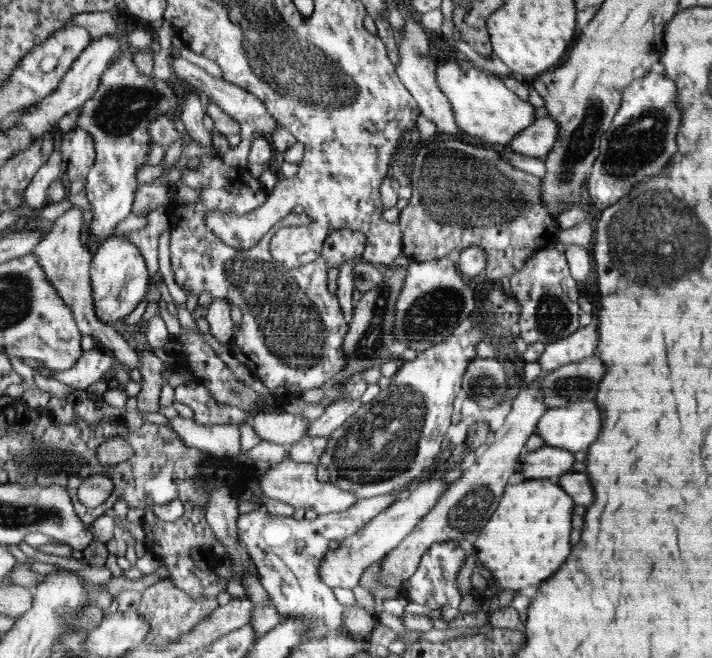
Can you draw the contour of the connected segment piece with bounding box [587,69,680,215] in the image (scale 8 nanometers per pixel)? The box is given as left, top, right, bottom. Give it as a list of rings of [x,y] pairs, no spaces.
[[[661,69],[652,71],[638,80],[633,80],[623,92],[618,112],[612,119],[612,126],[600,138],[599,154],[588,178],[587,206],[594,215],[612,204],[616,204],[637,183],[646,176],[658,176],[676,152],[676,136],[680,124],[678,112],[679,91],[676,82],[668,78]]]

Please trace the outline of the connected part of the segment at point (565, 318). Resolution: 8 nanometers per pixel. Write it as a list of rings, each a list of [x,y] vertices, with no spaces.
[[[556,242],[536,251],[522,269],[512,273],[509,280],[513,294],[522,305],[518,324],[520,337],[524,342],[552,344],[570,336],[579,327],[580,289],[576,279],[570,274],[566,260],[566,246],[563,243]]]

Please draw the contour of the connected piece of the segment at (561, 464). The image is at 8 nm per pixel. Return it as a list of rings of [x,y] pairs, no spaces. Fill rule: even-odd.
[[[546,445],[536,451],[521,453],[519,470],[522,480],[557,480],[560,476],[572,472],[574,463],[574,453]]]

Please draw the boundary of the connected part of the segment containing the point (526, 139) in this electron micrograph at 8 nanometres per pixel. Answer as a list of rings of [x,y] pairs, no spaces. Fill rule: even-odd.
[[[550,117],[536,119],[534,124],[528,125],[520,131],[512,141],[510,148],[522,156],[544,158],[554,147],[558,136],[558,124]]]

